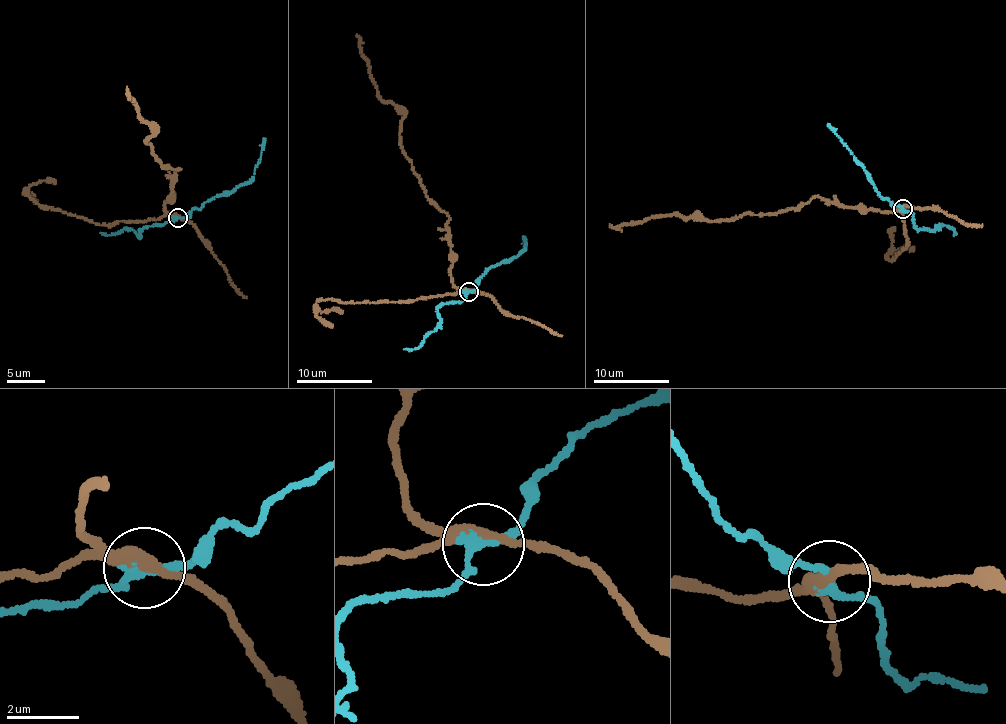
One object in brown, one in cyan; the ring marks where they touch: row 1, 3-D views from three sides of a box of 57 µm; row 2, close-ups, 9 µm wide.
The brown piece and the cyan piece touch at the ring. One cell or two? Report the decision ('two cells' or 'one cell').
two cells

